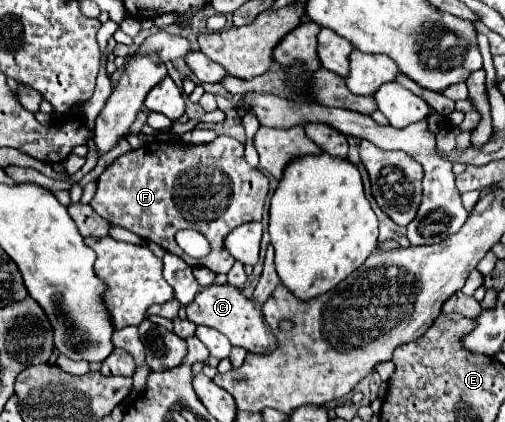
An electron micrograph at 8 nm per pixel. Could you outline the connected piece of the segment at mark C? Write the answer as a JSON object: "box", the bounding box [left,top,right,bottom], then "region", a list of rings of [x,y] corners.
{"box":[187,284,277,354],"region":[[[229,284],[225,286],[209,286],[197,298],[193,304],[187,306],[187,320],[199,326],[211,326],[225,334],[233,346],[241,346],[251,354],[269,354],[277,346],[277,338],[271,334],[271,328],[265,324],[261,306],[251,302],[239,288],[233,288]]]}

